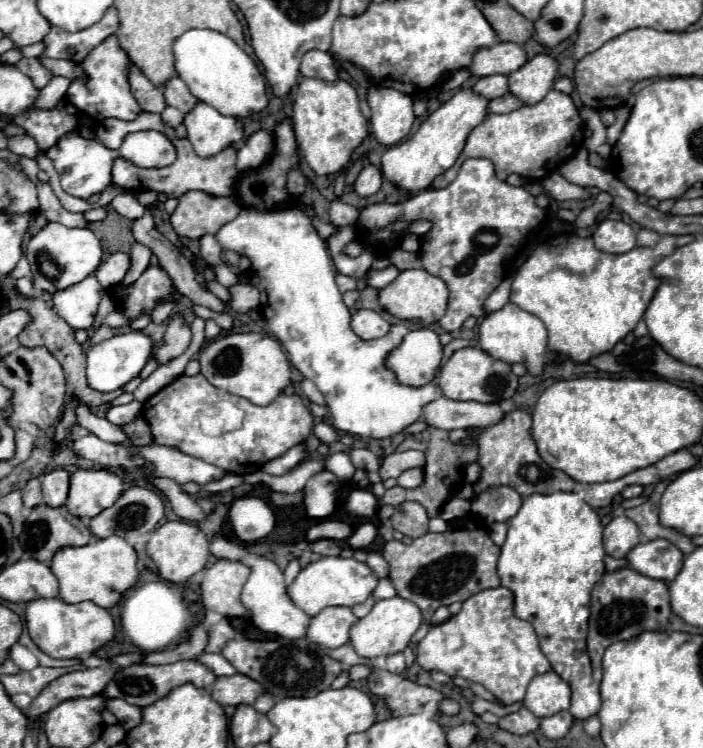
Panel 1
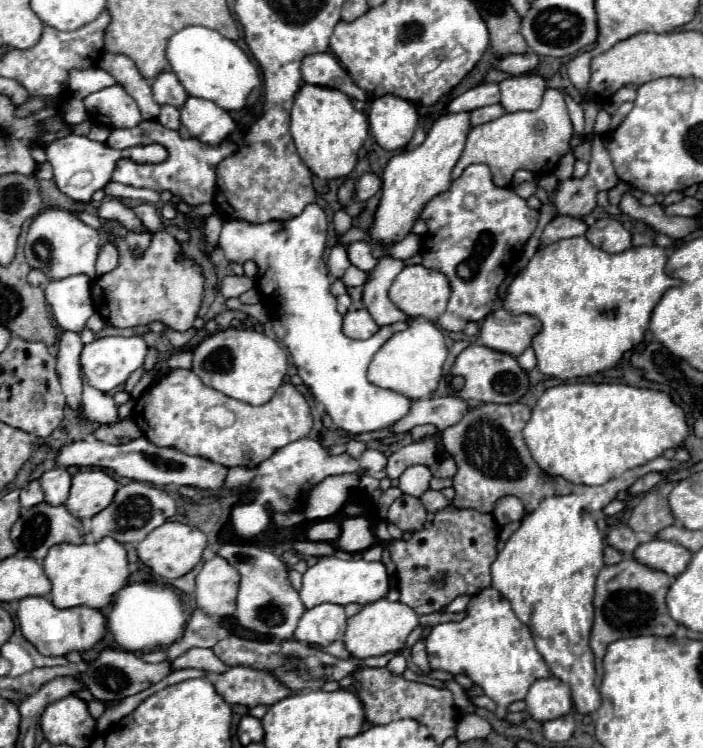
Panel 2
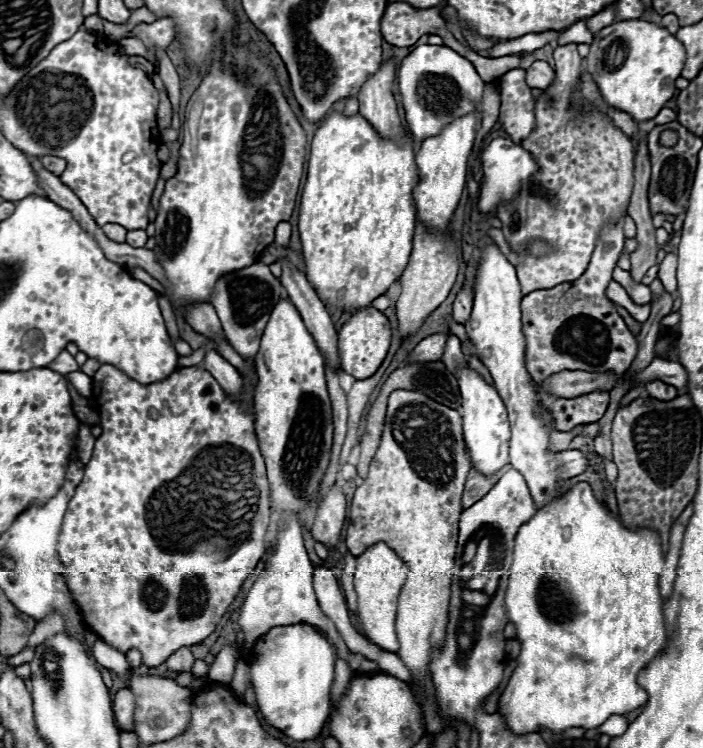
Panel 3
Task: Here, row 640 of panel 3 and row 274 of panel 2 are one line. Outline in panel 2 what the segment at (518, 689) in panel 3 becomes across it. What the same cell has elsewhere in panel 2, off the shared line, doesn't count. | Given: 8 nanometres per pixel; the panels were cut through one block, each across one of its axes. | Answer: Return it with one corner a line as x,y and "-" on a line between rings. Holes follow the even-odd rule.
586,236
566,238
544,246
534,254
528,266
508,286
504,308
510,314
530,314
542,322
542,330
532,340
540,372
562,380
594,376
596,372
614,368
624,352
644,340
652,308
668,288
680,284
680,280
666,276
666,260
668,252
660,246
640,246
620,254
608,254
592,246

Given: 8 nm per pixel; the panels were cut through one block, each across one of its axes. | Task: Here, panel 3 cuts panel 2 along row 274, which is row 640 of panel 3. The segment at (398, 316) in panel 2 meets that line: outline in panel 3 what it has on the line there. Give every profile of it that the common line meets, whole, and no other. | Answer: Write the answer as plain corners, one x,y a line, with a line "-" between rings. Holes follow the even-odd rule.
376,542
376,544
368,546
358,556
358,566
354,572
354,588
358,594
358,616
362,622
362,630
370,642
374,642
376,646
380,646
382,650
388,650
388,652
398,650
394,620
396,620
398,594
406,582
406,576
408,576
408,566
384,542

